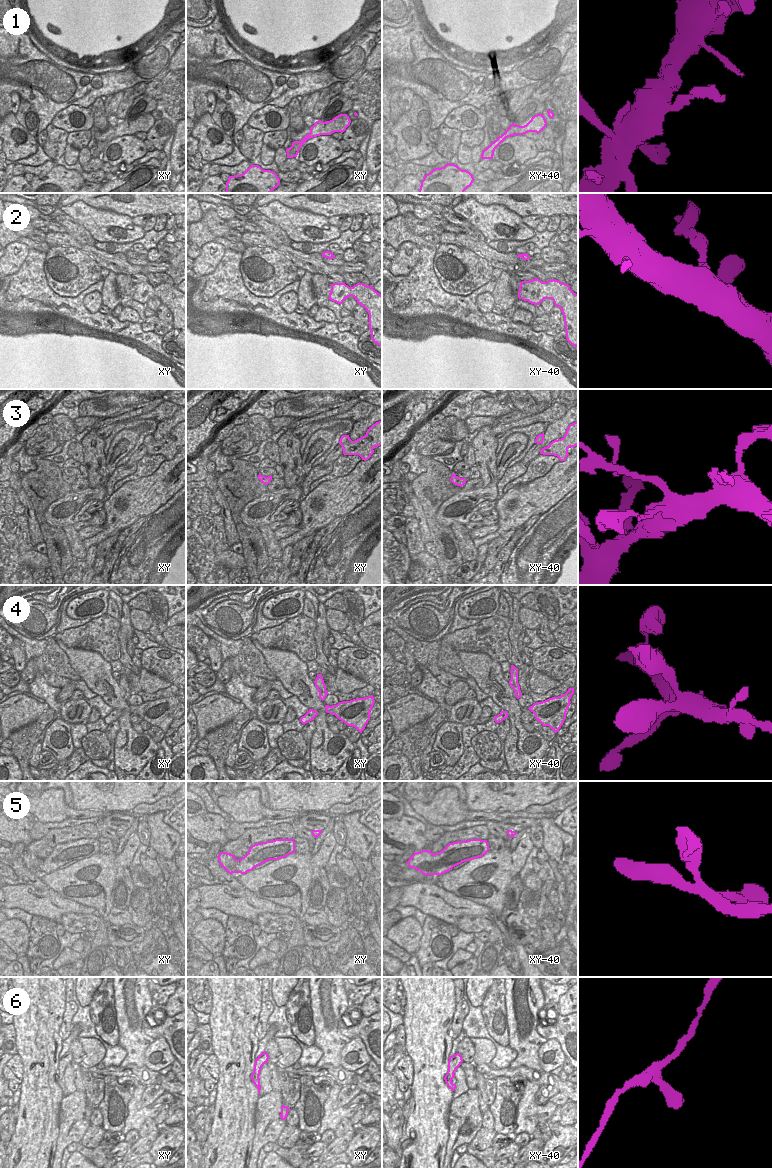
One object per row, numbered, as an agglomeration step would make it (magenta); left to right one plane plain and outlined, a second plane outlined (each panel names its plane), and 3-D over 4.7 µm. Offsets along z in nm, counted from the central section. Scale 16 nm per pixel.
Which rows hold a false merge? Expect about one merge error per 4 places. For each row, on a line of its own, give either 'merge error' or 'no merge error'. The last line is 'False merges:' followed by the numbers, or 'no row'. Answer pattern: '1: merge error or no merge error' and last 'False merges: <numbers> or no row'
1: no merge error
2: no merge error
3: merge error
4: no merge error
5: no merge error
6: no merge error
False merges: 3

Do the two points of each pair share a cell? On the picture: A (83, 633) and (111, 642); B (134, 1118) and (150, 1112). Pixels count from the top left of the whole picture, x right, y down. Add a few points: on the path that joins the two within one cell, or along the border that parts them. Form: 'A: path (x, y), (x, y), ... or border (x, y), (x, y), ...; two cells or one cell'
A: path (90, 636), (100, 636), (104, 640); one cell
B: path (138, 1114), (146, 1112); one cell

